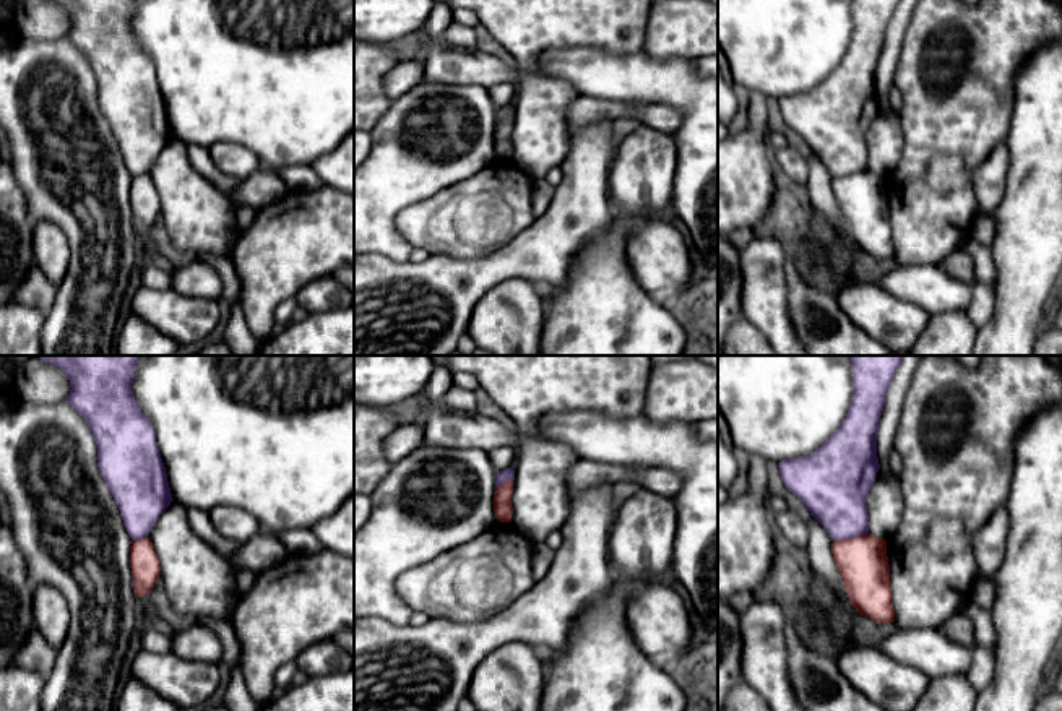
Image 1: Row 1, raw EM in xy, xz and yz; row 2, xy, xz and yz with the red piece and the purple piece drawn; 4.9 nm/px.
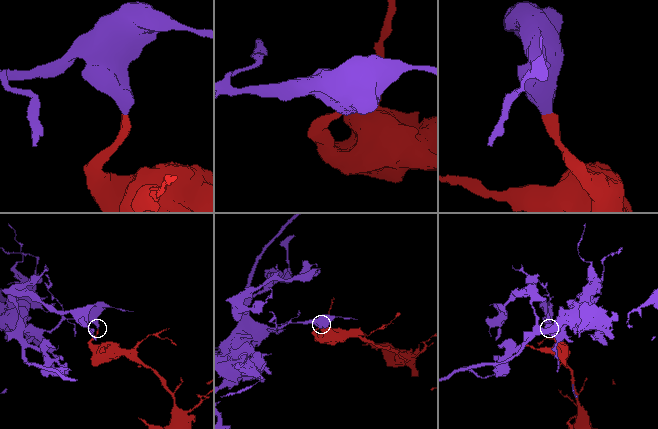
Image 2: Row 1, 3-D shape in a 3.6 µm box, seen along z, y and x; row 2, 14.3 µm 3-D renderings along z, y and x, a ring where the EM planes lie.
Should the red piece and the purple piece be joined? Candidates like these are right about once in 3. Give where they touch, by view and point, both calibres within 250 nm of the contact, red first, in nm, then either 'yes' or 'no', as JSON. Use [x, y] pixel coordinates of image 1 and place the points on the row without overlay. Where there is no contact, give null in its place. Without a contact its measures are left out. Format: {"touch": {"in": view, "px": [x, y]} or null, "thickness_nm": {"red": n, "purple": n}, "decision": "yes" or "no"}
{"touch": {"in": "yz", "px": [850, 176]}, "thickness_nm": {"red": 260, "purple": 320}, "decision": "no"}

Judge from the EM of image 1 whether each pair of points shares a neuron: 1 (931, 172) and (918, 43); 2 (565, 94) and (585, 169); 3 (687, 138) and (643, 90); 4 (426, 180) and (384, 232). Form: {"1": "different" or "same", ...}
{"1": "same", "2": "different", "3": "same", "4": "same"}

